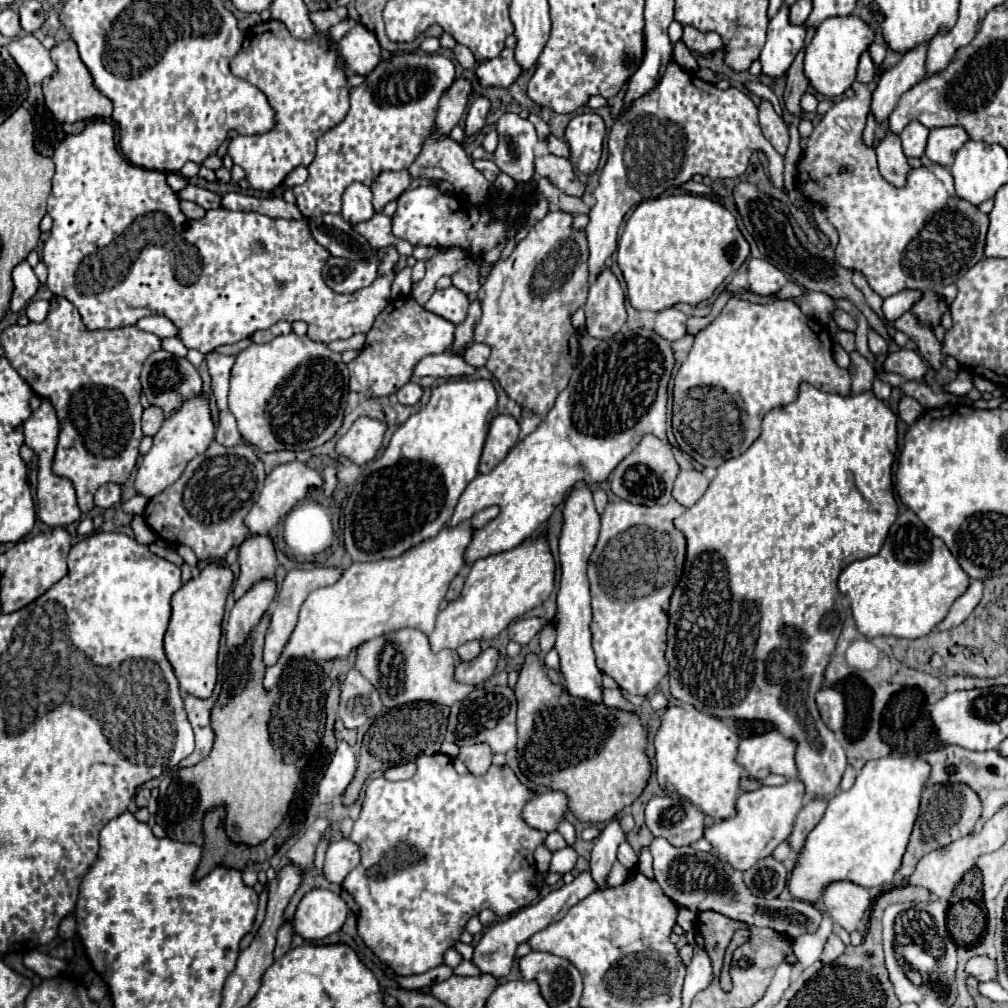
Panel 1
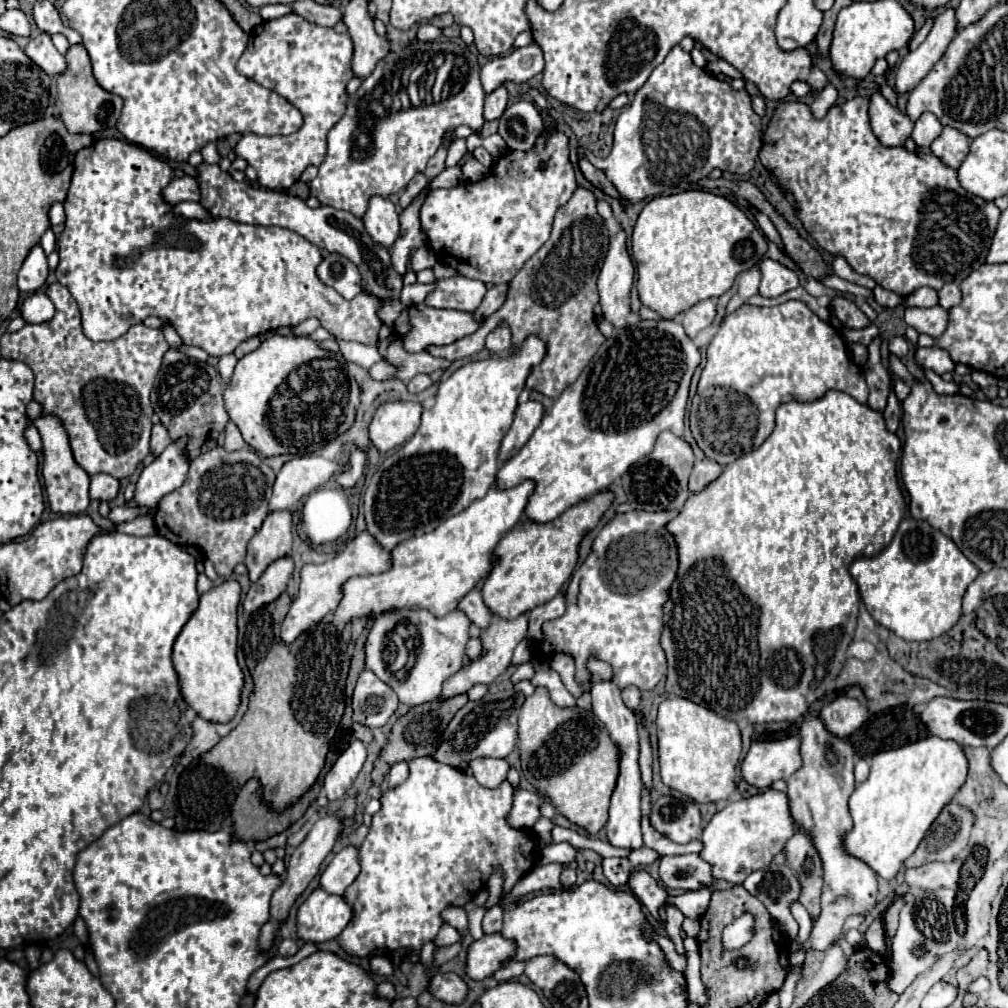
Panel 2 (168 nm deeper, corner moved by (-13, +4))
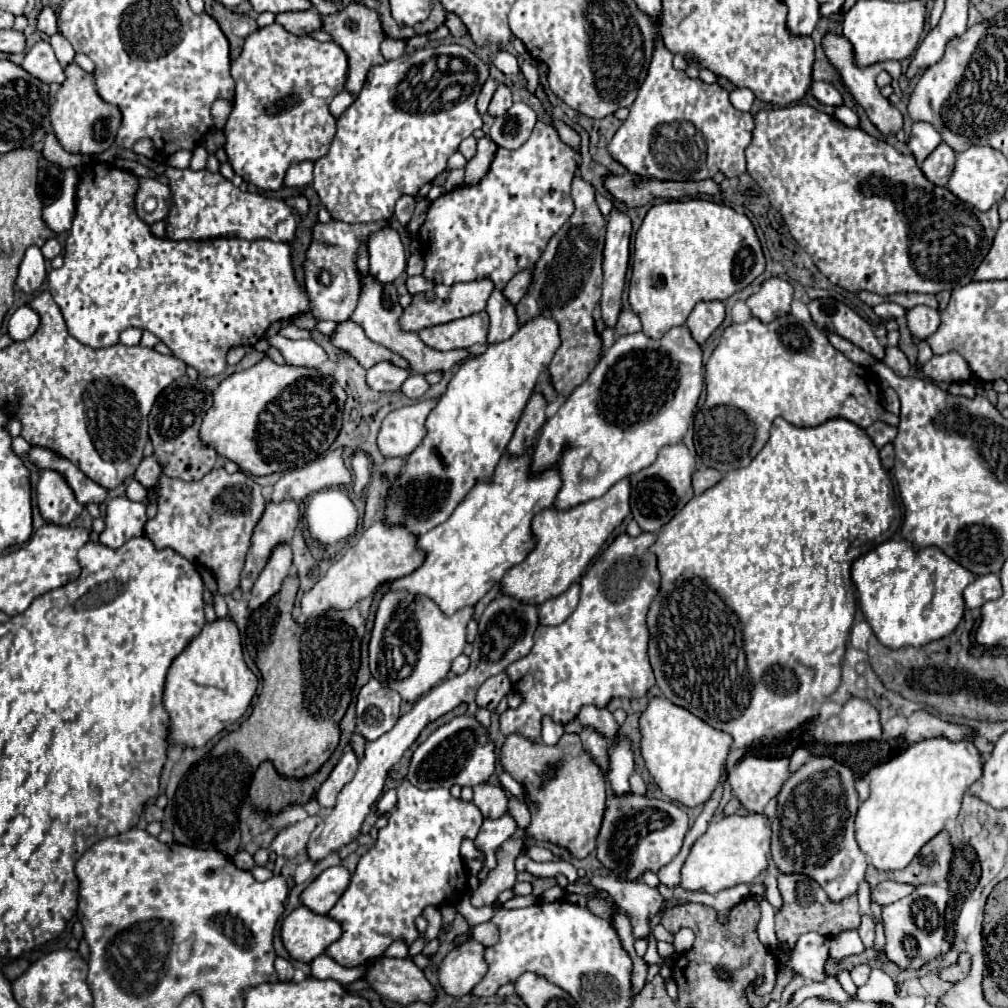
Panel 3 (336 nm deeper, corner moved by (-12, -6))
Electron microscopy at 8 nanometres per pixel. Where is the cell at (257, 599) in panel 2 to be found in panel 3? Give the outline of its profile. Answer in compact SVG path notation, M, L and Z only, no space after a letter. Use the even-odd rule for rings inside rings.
M277 545L271 553L269 563L261 571L259 579L255 581L251 589L251 599L249 599L249 611L261 607L265 601L269 601L283 585L285 577L289 575L291 569L291 549L289 545Z

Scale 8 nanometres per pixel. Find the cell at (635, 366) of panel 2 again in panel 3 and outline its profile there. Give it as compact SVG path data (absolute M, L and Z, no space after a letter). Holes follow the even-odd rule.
M685 325L673 327L661 339L651 339L645 333L631 333L619 337L599 359L597 367L593 369L593 373L589 373L587 381L581 383L577 389L573 389L573 393L559 407L559 411L545 421L537 437L531 457L531 471L543 473L555 467L555 463L561 463L559 477L563 485L557 493L553 507L559 511L567 511L577 507L579 503L597 499L605 495L617 481L627 479L629 475L649 467L663 445L681 443L703 389L703 375L705 371L703 371L701 349L693 341ZM587 457L593 457L599 463L597 475L589 479L581 477L583 463Z

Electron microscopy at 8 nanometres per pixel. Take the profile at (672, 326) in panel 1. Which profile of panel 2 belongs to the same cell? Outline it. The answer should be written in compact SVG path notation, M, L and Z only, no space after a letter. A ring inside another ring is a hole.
M704 299L704 301L698 301L694 307L690 307L682 315L682 325L684 325L688 337L694 339L702 329L712 325L714 317L716 317L716 301Z

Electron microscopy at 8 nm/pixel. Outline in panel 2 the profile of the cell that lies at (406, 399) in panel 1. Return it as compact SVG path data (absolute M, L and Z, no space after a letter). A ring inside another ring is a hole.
M420 373L420 375L416 375L414 379L410 379L410 383L408 383L408 391L410 391L410 393L420 393L420 391L428 389L430 385L432 385L432 379L430 379L428 375Z

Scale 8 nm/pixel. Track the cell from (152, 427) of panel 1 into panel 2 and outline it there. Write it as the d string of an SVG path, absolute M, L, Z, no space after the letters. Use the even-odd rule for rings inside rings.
M156 423L154 427L152 427L152 439L150 439L150 453L154 455L154 457L158 457L166 447L170 445L170 435L168 435L168 431L160 425L160 423Z

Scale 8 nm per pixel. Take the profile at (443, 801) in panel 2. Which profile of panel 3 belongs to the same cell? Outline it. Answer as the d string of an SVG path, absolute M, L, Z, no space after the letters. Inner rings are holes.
M407 779L397 787L399 801L395 809L389 813L389 823L379 829L377 841L371 851L367 851L351 877L351 883L347 891L341 895L337 905L329 911L329 917L341 923L343 935L339 941L335 941L327 955L335 959L343 967L357 967L365 963L367 959L379 957L393 941L405 941L411 945L415 939L421 939L423 933L417 929L415 919L423 913L425 907L441 907L449 903L457 903L461 897L469 895L469 871L463 863L463 857L459 853L461 843L465 839L475 839L485 817L481 817L481 811L473 801L455 799L449 789L427 789L421 791L415 785L411 785Z

